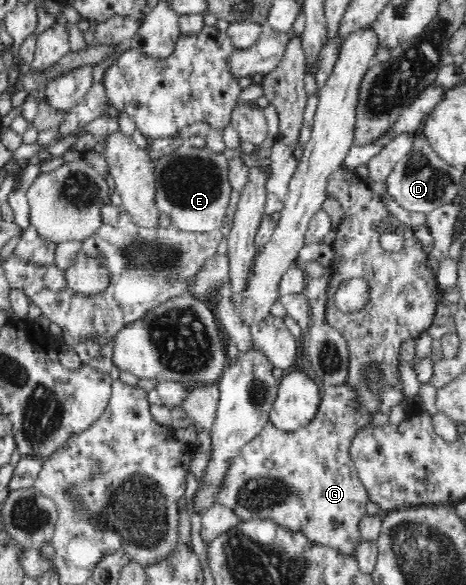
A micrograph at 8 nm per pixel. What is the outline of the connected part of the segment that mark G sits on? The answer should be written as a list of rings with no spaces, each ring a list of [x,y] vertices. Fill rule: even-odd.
[[[346,382],[344,384],[326,387],[321,408],[318,410],[316,418],[314,418],[306,428],[301,428],[294,432],[284,432],[283,430],[276,428],[276,425],[272,424],[272,422],[266,424],[266,426],[262,428],[262,432],[260,432],[252,442],[246,444],[245,448],[242,448],[242,452],[232,460],[230,470],[228,470],[228,476],[226,476],[226,480],[224,480],[224,486],[222,486],[220,494],[216,496],[218,497],[216,502],[233,508],[234,511],[236,511],[236,515],[238,515],[242,521],[252,519],[272,519],[276,524],[279,524],[286,529],[290,529],[292,532],[300,531],[310,540],[337,548],[341,553],[352,555],[356,545],[363,539],[359,529],[359,522],[367,513],[366,503],[369,499],[368,491],[366,490],[364,483],[362,483],[362,479],[358,476],[358,471],[355,468],[355,464],[349,453],[350,441],[355,435],[355,432],[370,422],[370,419],[374,416],[374,413],[370,411],[370,409],[363,406],[362,400],[363,397],[361,396],[360,391],[358,391],[358,388],[350,382]]]

